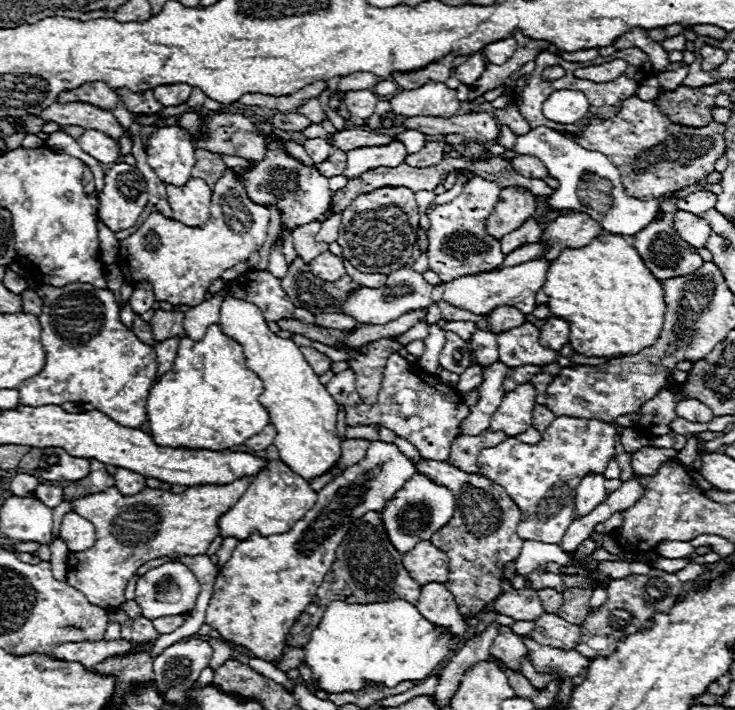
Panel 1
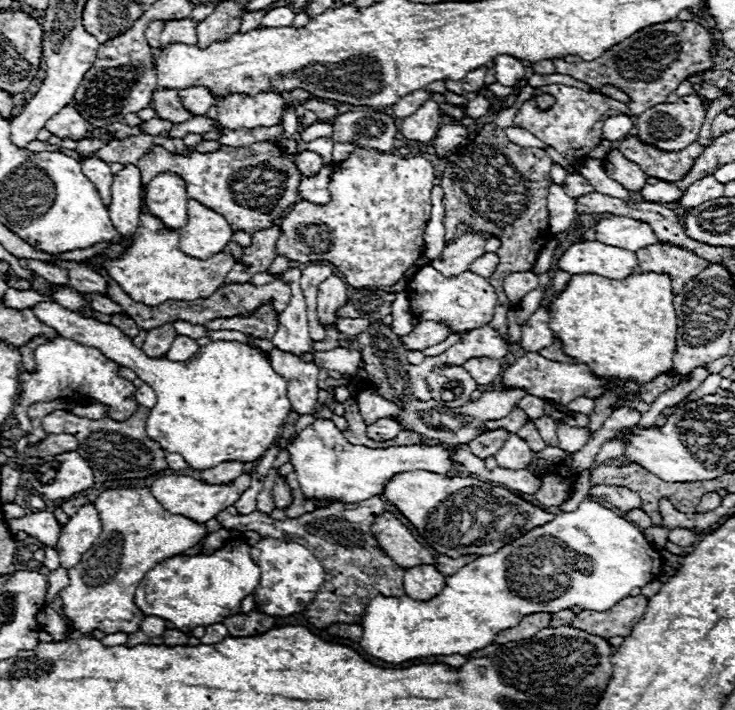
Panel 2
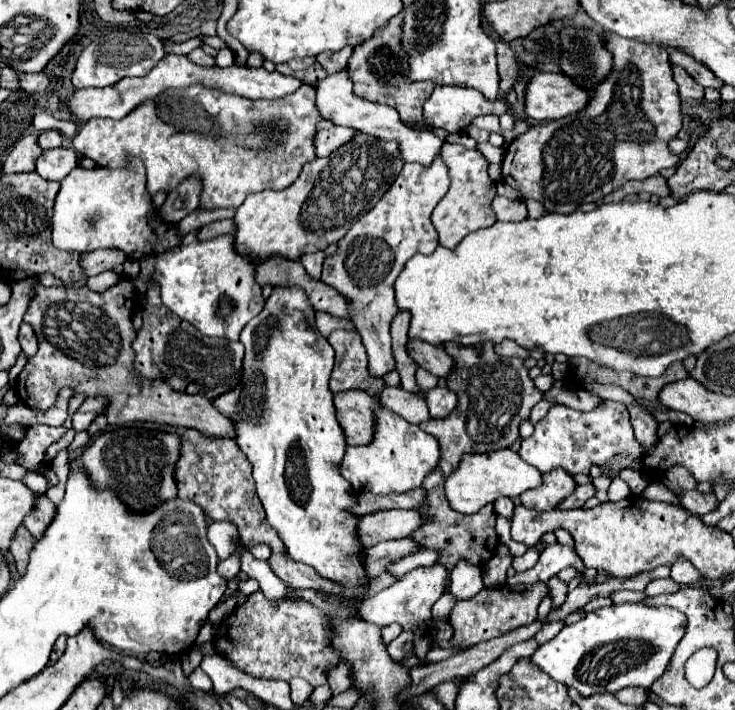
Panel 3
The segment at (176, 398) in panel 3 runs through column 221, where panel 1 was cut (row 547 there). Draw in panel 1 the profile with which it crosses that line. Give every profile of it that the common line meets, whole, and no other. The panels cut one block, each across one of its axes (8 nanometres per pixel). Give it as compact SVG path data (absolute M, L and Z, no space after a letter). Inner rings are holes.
M422 540L410 552L402 554L402 564L420 586L448 580L448 556L430 540Z

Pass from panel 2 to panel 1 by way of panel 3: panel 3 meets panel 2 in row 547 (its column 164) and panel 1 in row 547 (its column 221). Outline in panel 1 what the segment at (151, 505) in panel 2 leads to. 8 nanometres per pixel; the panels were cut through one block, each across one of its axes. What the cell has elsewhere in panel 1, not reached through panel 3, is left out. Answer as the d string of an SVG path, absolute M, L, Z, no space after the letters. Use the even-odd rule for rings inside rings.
M242 476L226 486L192 486L182 494L144 488L134 496L122 496L112 486L104 492L74 500L72 510L94 524L98 538L88 552L74 552L68 556L68 584L84 592L90 604L100 604L100 608L108 610L118 608L126 602L124 590L128 580L144 562L160 556L206 554L210 542L218 534L218 518L240 500L250 482L250 476Z

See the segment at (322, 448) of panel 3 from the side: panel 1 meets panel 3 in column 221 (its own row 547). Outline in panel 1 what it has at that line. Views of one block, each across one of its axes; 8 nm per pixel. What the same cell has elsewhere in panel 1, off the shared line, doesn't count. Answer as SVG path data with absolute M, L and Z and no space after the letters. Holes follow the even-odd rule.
M416 474L400 492L396 492L392 496L392 500L388 500L388 504L380 512L380 516L384 520L384 528L388 530L392 544L398 548L398 552L404 554L404 552L412 550L412 544L416 544L420 540L430 540L430 536L434 532L438 532L452 518L452 510L454 510L452 492L448 492L448 488L438 486L438 484L430 482L428 478Z

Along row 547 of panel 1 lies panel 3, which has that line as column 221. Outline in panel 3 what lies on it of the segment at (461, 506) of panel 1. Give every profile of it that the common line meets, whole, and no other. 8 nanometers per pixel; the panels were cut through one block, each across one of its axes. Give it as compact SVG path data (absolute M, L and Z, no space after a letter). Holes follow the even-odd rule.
M180 428L178 432L184 436L184 452L180 454L180 464L176 464L176 484L178 484L180 498L186 498L198 504L210 520L220 520L220 522L226 520L226 522L236 524L248 548L256 544L268 544L272 550L268 564L272 572L280 580L284 580L290 588L312 588L312 590L324 590L324 592L344 594L344 596L364 594L364 590L342 590L340 586L334 586L328 580L316 576L316 572L310 566L290 558L282 540L276 536L276 532L272 532L272 528L268 528L264 508L260 504L260 498L256 496L256 488L252 480L252 466L232 438L206 436L194 428Z

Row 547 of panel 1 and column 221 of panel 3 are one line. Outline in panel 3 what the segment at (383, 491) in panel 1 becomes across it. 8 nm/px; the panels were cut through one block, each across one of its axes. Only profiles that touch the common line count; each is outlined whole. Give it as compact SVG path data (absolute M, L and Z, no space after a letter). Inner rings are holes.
M218 236L208 242L192 242L180 250L162 252L156 256L156 272L152 276L160 284L162 300L170 312L178 312L184 320L194 324L204 336L218 336L226 340L238 340L242 328L262 312L264 298L262 288L254 280L254 268L242 256L236 256L232 248L232 236Z

